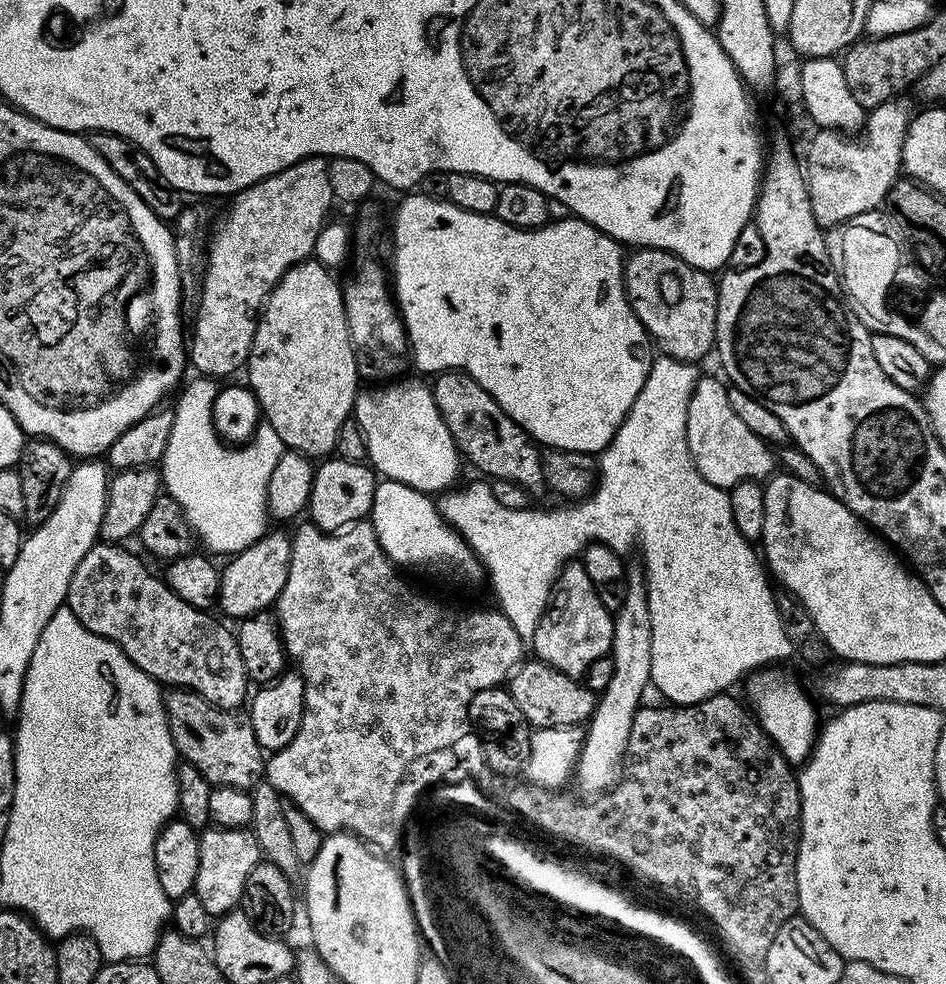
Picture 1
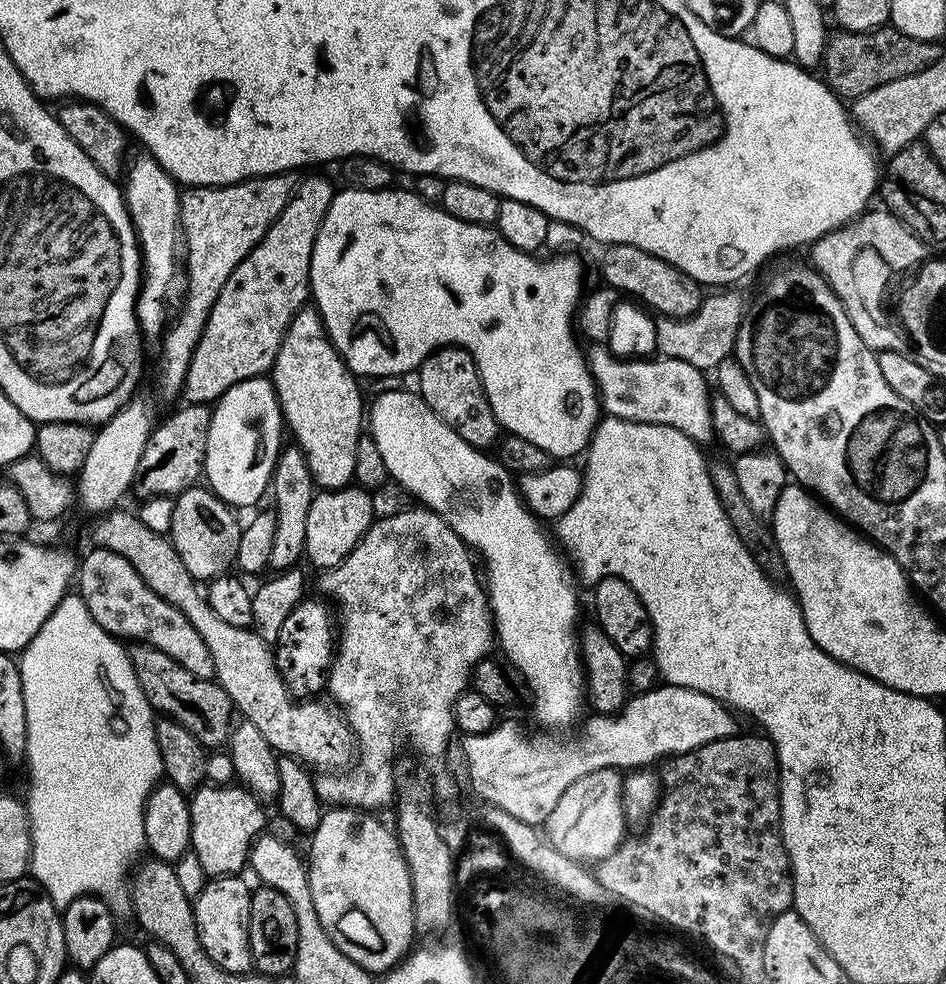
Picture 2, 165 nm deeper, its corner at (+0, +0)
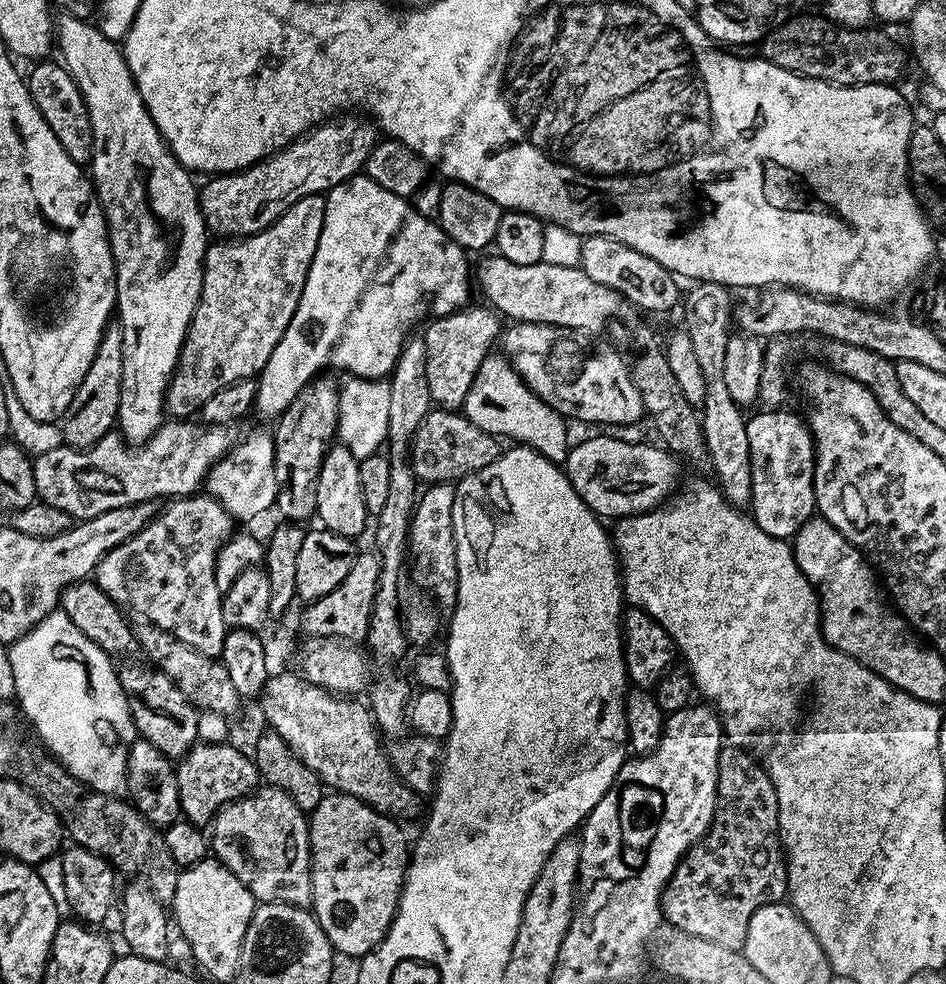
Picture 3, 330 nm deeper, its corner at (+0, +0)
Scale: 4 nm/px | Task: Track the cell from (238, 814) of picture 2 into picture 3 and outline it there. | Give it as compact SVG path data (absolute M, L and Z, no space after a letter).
M197 743L192 751L180 757L175 769L180 811L183 819L201 826L211 825L216 813L224 805L248 796L256 791L261 783L260 771L256 768L256 761L239 753L229 743Z

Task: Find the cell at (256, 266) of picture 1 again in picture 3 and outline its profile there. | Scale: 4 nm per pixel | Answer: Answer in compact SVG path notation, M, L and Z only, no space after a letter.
M307 196L294 202L286 214L258 234L236 238L231 242L209 243L204 254L202 294L164 395L164 407L169 417L195 417L206 398L214 398L218 390L228 388L239 380L259 377L266 362L270 362L270 354L274 354L274 346L278 346L282 334L286 334L286 326L290 326L294 310L298 310L298 302L306 286L306 274L310 270L310 262L314 262L314 250L318 250L320 245L325 218L325 197Z

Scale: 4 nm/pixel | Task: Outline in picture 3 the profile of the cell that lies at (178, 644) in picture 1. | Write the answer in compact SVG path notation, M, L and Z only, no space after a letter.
M207 494L176 498L163 507L145 528L134 534L134 538L114 546L114 550L100 559L94 573L94 583L121 608L133 608L137 617L144 617L154 626L168 631L174 639L180 639L204 655L219 658L230 629L222 618L222 593L214 582L214 566L217 550L233 535L234 518Z

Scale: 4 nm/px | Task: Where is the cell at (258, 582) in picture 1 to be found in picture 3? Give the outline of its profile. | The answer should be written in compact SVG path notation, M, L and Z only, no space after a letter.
M321 374L306 385L302 390L298 390L298 394L294 398L294 402L290 402L290 406L286 406L283 414L275 417L274 431L272 432L272 440L276 443L274 446L274 466L276 467L276 502L274 505L275 511L280 511L285 521L288 522L305 522L304 520L313 519L316 516L316 503L318 502L318 474L322 470L322 462L324 455L327 454L330 445L333 443L334 437L337 435L337 424L339 422L339 394L340 388L338 384L331 380L331 375Z

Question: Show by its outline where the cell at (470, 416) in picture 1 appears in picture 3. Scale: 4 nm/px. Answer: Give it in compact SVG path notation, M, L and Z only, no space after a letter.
M465 306L448 316L437 316L422 332L426 342L426 383L430 386L433 405L440 410L463 409L480 364L493 351L492 343L495 340L497 343L502 336L501 317L491 307L472 307Z

